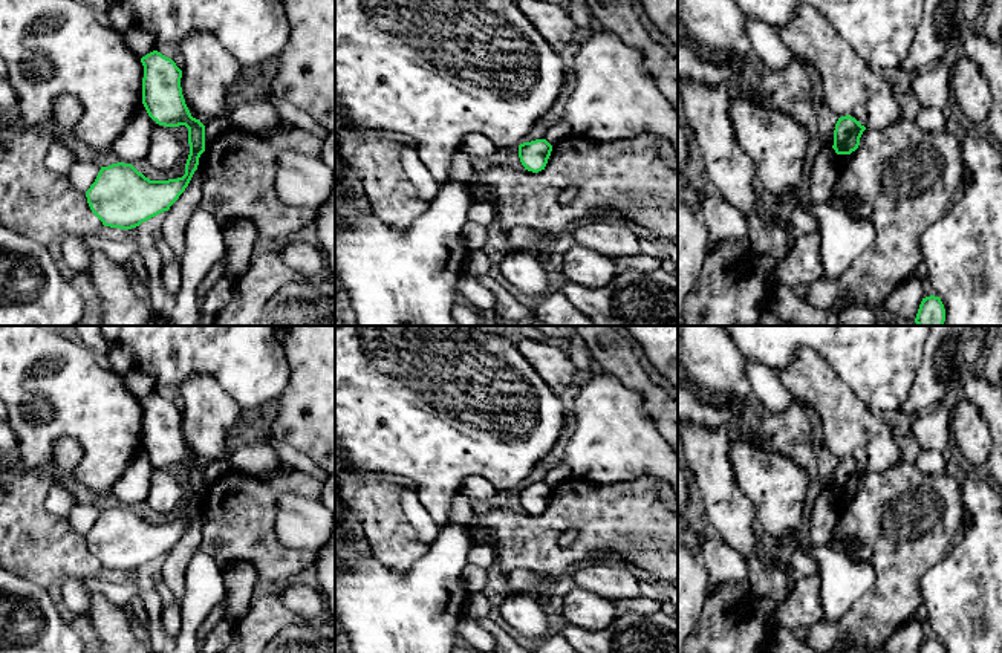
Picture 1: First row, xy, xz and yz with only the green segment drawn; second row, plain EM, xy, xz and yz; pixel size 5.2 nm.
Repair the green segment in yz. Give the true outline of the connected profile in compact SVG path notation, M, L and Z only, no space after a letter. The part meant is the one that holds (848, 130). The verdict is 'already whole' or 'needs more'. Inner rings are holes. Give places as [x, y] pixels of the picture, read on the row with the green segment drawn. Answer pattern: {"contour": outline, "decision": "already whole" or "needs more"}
{"contour": "M846 115L838 118L834 130L834 145L837 154L851 154L860 145L860 138L866 130L855 118Z", "decision": "already whole"}

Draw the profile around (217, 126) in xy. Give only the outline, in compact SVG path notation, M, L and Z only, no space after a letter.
M229 115L210 119L210 122L205 125L205 145L208 145L217 135L223 133L231 127L233 124L231 124Z

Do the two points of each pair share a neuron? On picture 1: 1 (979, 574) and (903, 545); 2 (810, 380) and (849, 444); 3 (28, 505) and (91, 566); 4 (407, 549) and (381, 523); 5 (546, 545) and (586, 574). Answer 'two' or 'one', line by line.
1: two
2: one
3: one
4: one
5: two

